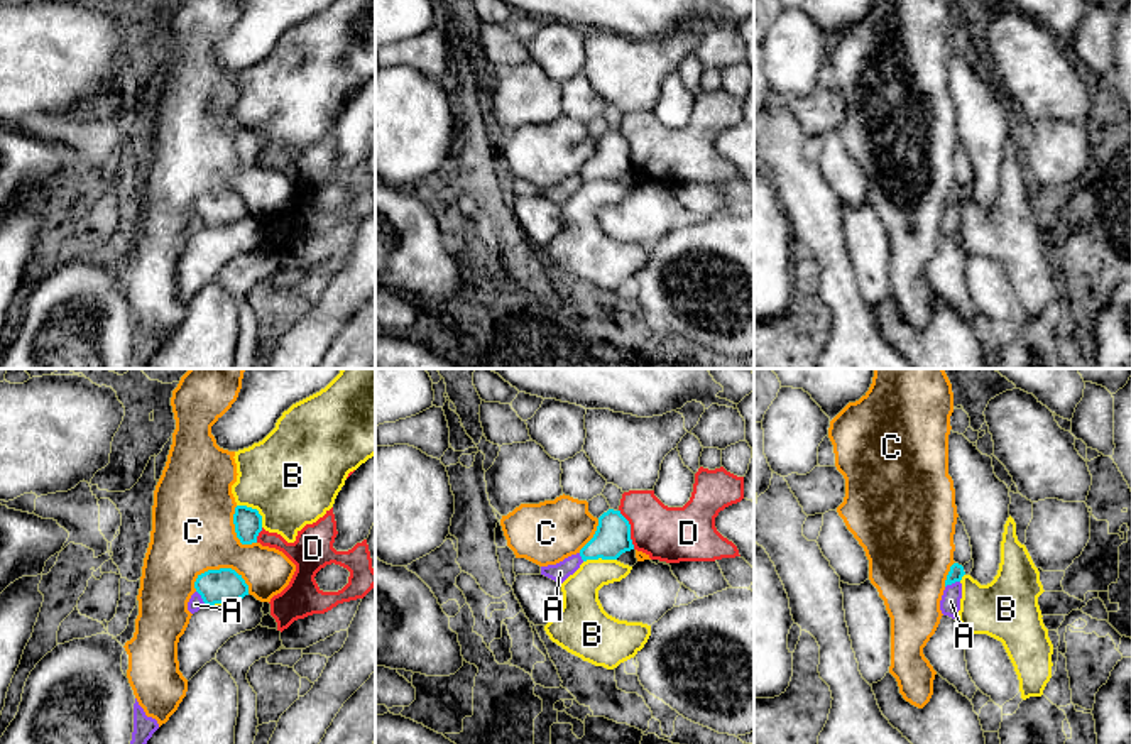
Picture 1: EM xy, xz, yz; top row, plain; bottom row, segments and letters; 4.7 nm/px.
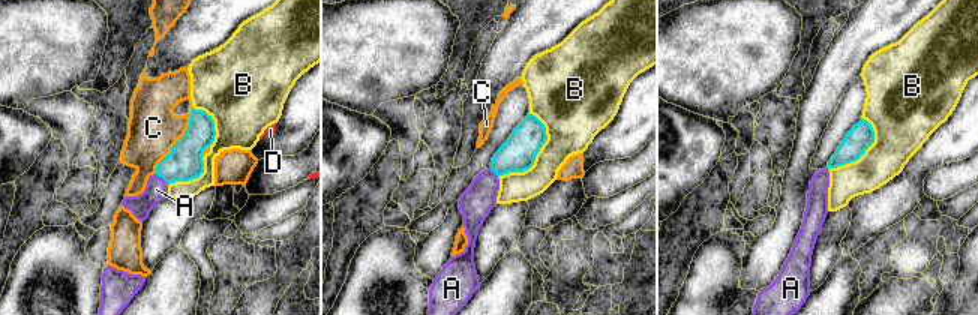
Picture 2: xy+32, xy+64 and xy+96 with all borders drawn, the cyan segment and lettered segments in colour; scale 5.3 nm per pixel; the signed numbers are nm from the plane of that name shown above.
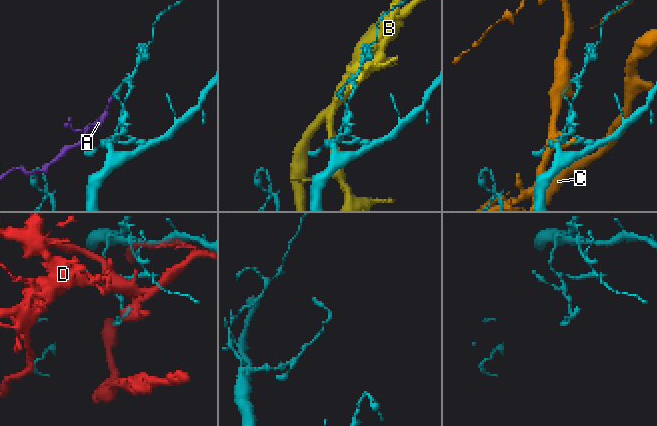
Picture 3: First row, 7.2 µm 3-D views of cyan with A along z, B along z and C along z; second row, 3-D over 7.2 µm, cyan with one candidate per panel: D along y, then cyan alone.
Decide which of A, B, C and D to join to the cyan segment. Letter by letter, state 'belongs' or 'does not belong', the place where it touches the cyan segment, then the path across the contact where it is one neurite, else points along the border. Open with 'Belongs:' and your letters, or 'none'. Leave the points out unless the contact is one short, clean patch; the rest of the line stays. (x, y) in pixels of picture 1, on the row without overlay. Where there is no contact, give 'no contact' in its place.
Belongs: none
A: does not belong | yz (952, 203) | along yz (959, 202), (945, 208)
B: does not belong | xy (256, 131)
C: does not belong | xy (225, 190)
D: does not belong | xz (629, 151)

